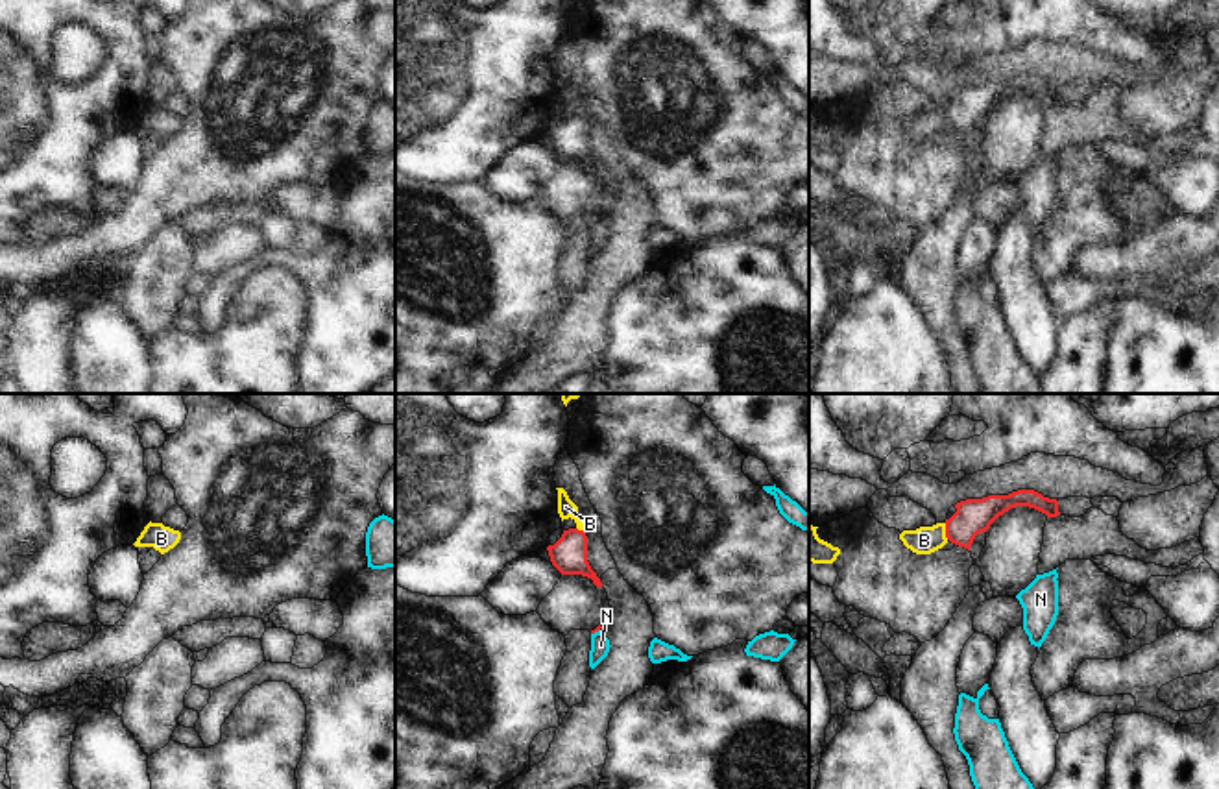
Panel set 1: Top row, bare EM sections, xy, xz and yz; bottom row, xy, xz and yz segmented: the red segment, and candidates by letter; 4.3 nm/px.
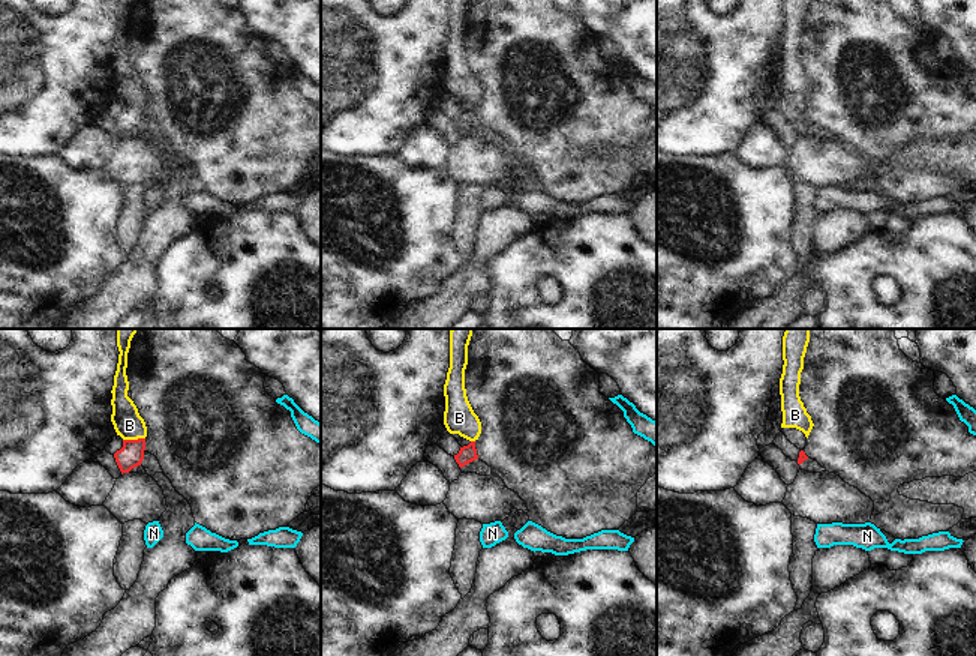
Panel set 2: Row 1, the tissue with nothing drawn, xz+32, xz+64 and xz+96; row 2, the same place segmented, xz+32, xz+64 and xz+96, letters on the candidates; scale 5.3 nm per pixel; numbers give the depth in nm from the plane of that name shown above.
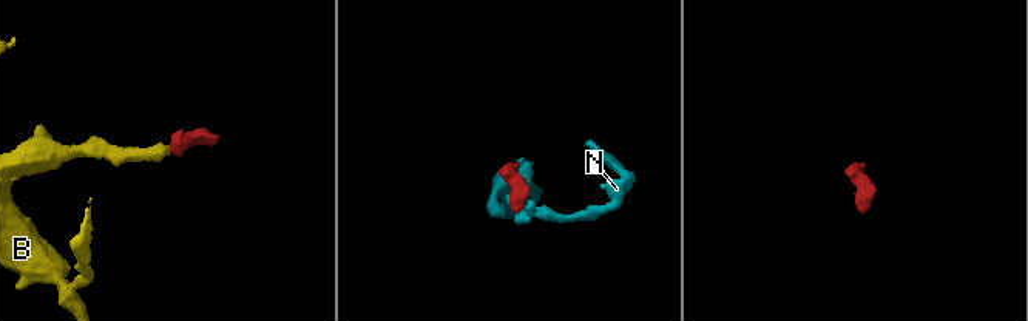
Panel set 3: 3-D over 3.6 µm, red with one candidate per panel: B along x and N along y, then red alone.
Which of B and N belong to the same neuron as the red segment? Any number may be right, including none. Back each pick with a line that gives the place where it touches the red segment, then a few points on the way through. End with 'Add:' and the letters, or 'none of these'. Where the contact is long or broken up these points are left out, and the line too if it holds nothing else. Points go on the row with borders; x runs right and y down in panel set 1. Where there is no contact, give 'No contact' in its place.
B: Touches red at yz (946, 531). Path across: yz (974, 516), (961, 529), (946, 531), (924, 540)
Add: B.

